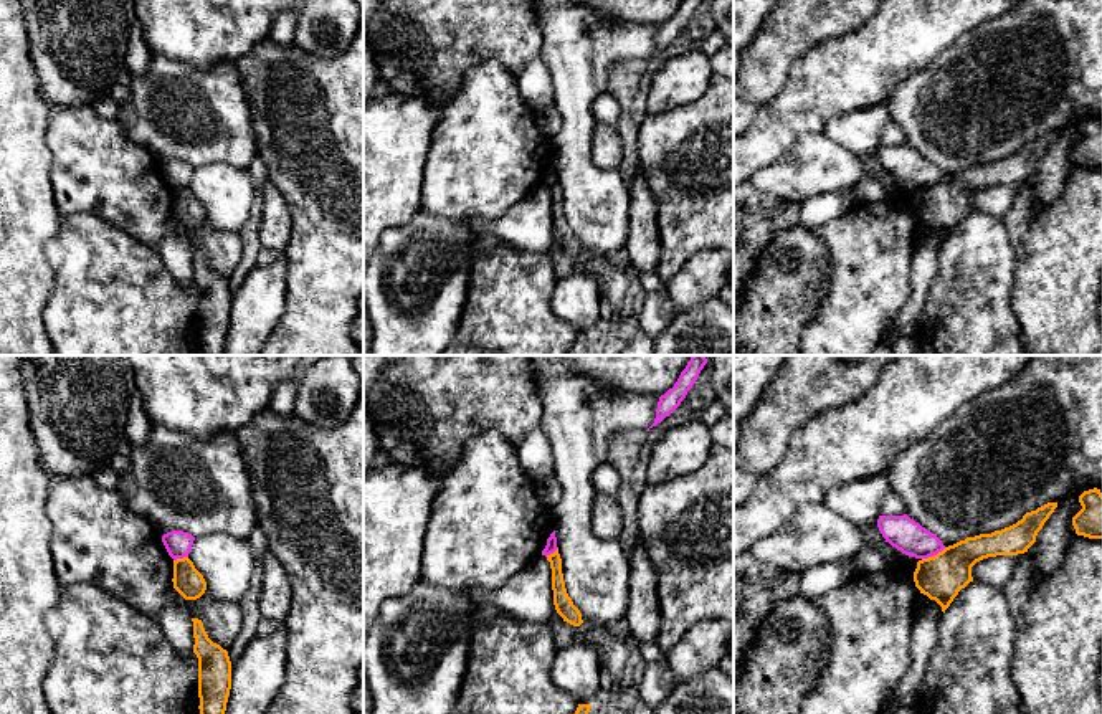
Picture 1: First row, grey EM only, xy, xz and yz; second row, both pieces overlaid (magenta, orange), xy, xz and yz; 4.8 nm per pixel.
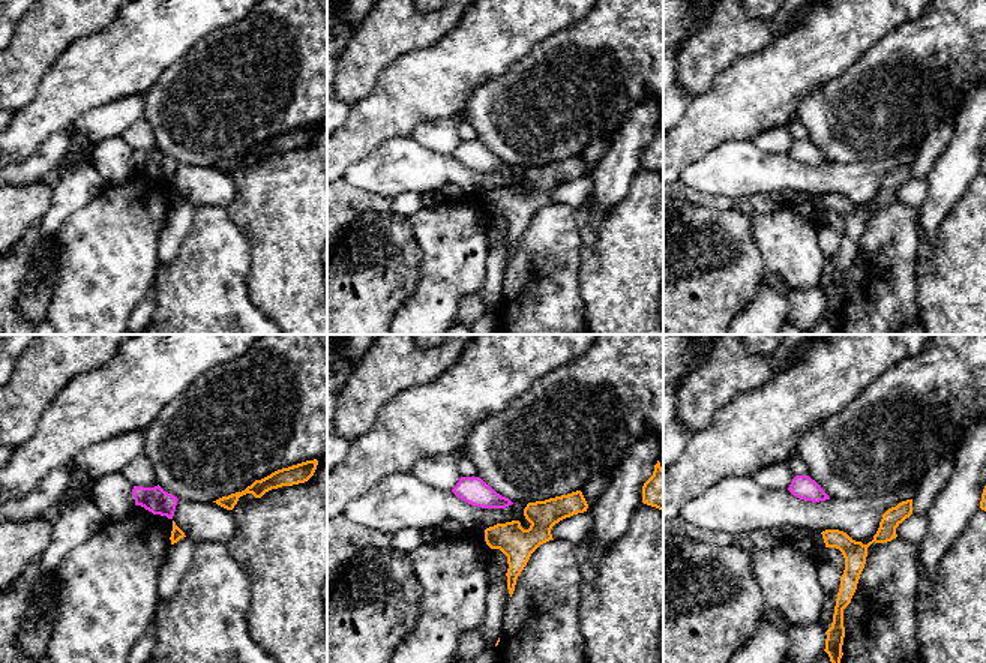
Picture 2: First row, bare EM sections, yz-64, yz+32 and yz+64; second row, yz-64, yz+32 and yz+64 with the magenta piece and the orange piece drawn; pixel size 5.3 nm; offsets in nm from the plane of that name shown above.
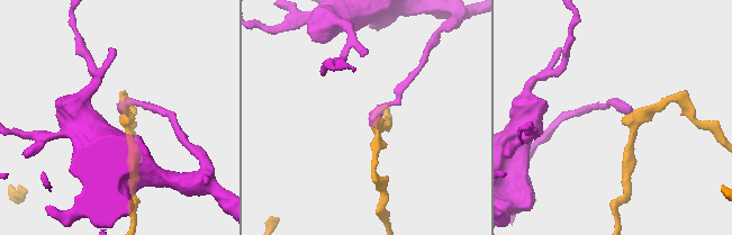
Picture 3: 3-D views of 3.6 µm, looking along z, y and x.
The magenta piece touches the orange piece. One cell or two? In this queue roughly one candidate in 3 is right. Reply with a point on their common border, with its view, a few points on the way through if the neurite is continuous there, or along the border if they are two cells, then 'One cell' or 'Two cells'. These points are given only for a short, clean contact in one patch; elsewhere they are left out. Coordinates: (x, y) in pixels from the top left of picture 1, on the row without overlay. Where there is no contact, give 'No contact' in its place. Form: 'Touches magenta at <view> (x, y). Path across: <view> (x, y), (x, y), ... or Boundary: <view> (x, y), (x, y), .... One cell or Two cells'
Touches magenta at yz (934, 184). Boundary: yz (945, 177), (922, 189). Two cells

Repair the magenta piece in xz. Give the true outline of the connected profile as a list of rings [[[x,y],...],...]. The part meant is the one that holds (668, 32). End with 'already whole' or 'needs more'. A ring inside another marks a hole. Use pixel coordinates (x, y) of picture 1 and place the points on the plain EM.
[[[682,0],[681,2],[674,17],[659,26],[658,38],[656,38],[656,48],[649,58],[661,53],[666,46],[669,46],[681,35],[681,31],[686,28],[687,21],[696,13],[699,3],[701,3],[701,0]]]; already whole

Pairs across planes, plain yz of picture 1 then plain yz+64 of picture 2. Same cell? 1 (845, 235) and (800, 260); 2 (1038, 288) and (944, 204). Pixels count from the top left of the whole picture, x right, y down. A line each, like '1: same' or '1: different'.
1: same
2: different

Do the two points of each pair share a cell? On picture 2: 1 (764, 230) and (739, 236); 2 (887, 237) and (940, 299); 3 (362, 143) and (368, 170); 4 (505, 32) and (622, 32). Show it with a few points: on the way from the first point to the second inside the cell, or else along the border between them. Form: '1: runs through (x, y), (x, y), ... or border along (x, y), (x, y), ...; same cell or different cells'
1: border along (749, 213), (752, 236), (763, 266); different cells
2: border along (920, 237), (916, 276), (919, 306); different cells
3: border along (396, 135), (351, 164), (342, 176); different cells
4: border along (586, 15), (553, 32), (526, 53); different cells

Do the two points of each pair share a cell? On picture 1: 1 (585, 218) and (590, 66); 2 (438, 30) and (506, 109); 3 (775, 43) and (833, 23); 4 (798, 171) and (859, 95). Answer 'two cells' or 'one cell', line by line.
1: one cell
2: two cells
3: one cell
4: two cells

